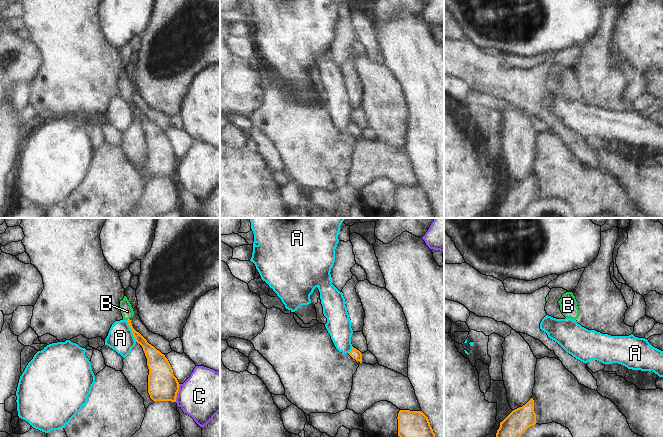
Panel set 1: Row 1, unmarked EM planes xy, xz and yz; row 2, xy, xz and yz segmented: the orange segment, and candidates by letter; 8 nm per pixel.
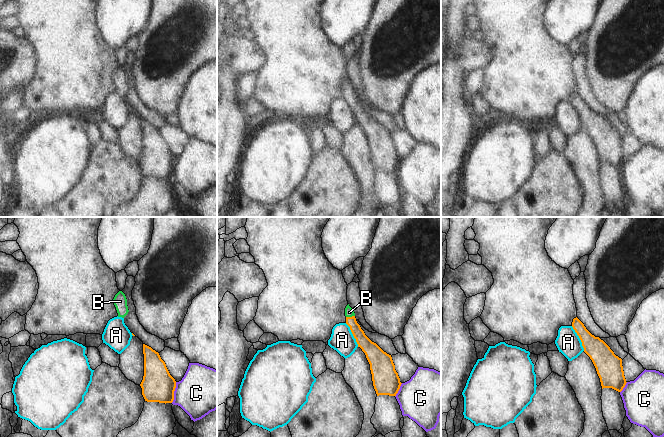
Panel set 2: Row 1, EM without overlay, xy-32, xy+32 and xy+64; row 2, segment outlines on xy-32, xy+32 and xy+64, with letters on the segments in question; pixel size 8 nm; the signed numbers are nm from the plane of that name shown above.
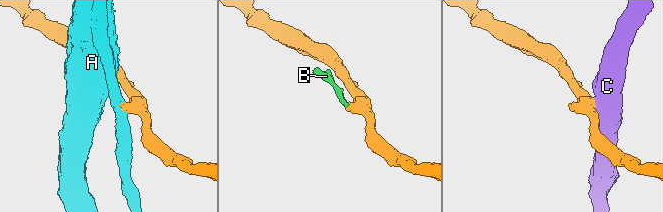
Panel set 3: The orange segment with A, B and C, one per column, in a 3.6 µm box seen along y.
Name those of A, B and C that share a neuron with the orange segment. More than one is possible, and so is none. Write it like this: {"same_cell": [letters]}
{"same_cell": ["B"]}

